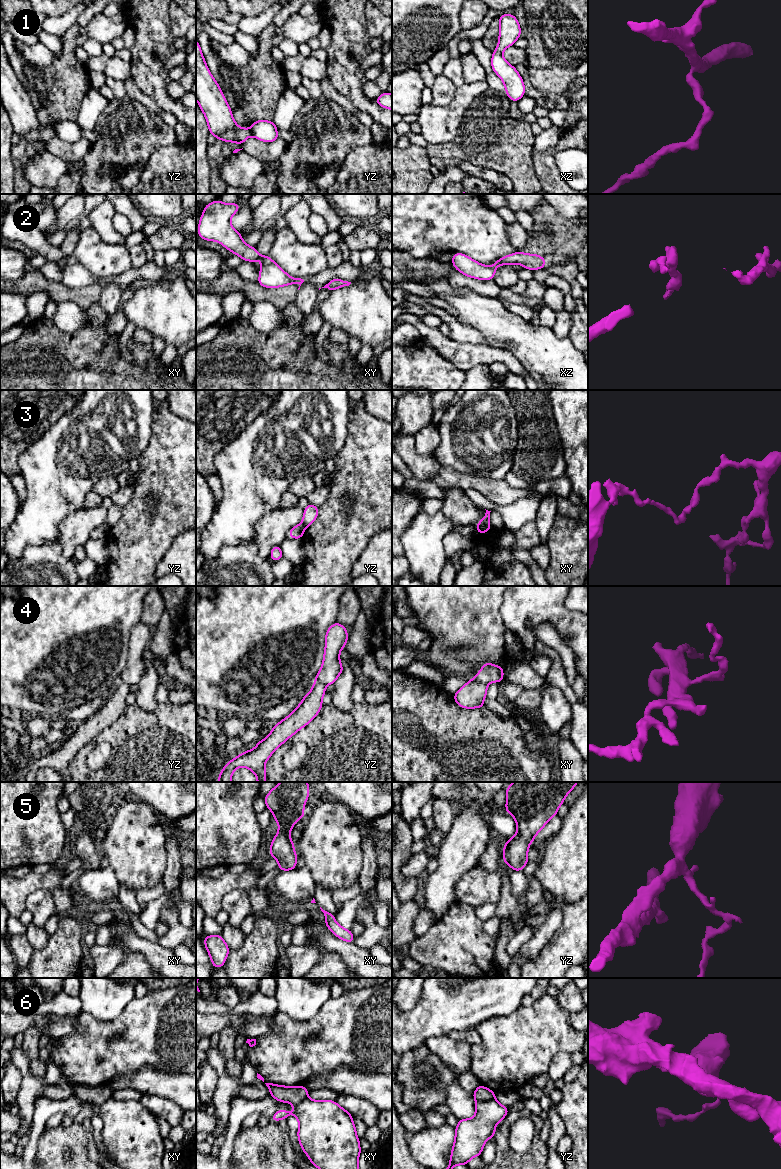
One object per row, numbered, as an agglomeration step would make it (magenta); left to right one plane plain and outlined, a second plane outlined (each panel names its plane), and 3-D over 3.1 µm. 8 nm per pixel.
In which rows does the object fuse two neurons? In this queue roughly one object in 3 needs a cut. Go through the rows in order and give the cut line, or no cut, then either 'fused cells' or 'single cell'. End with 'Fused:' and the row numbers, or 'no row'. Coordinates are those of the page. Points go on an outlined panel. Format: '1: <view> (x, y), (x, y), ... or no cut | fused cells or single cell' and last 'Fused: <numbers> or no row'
1: no cut | single cell
2: xy (301, 282), (299, 284) | fused cells
3: xy (488, 522), (477, 527) | fused cells
4: xy (473, 678), (486, 685) | fused cells
5: no cut | single cell
6: yz (494, 1097), (476, 1102) | fused cells
Fused: 2, 3, 4, 6

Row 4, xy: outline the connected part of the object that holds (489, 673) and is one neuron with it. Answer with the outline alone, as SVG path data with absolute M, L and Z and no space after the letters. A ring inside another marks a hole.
M486 662L473 679L486 685L492 682L500 683L504 679L503 669L504 667L502 666L493 665L490 662Z

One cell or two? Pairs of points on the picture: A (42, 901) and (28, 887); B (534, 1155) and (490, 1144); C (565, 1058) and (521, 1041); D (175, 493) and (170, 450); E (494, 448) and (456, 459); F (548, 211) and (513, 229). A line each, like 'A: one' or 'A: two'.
A: two
B: two
C: two
D: one
E: one
F: two

